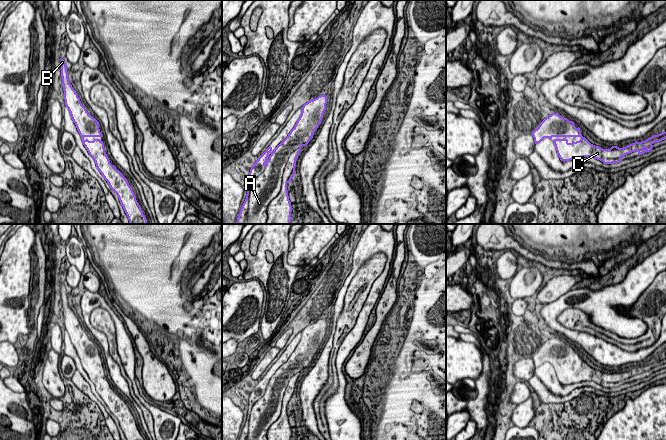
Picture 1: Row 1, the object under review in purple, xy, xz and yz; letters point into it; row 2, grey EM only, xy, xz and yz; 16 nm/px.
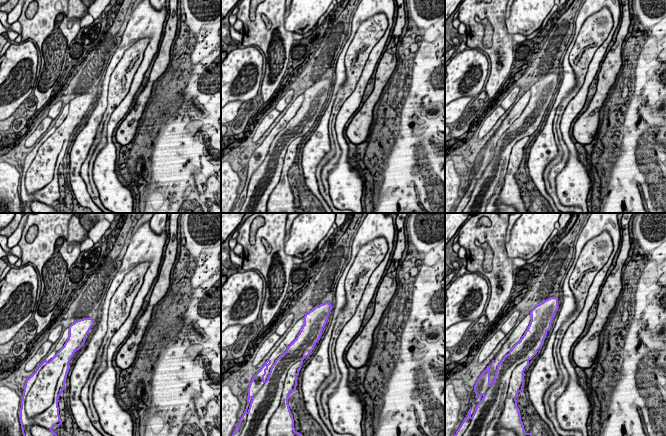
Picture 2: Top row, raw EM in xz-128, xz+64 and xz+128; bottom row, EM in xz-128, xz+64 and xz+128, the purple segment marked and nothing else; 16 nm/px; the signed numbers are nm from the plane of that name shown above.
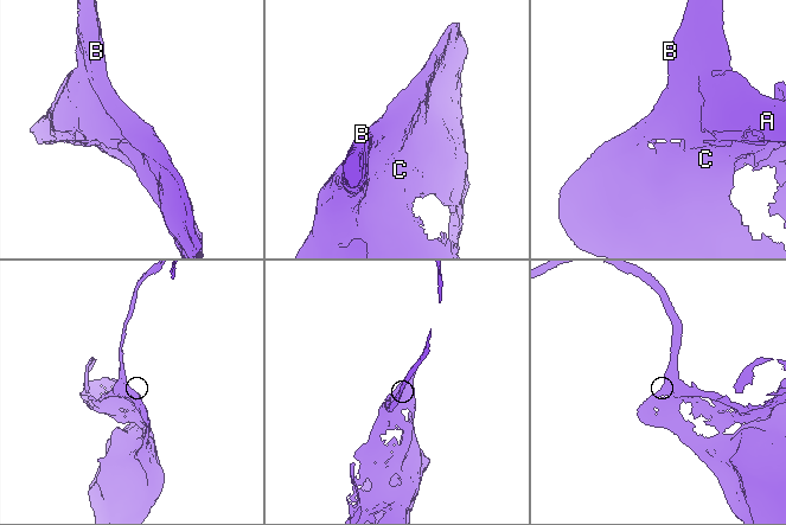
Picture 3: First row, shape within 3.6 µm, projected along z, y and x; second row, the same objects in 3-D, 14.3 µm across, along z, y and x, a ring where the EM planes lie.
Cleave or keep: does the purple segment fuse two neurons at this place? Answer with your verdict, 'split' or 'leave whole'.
leave whole

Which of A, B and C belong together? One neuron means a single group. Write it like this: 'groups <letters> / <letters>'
groups A B C

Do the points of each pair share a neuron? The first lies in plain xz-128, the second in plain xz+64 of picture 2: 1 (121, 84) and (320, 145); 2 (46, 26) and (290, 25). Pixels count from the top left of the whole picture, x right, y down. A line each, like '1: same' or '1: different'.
1: different
2: different

